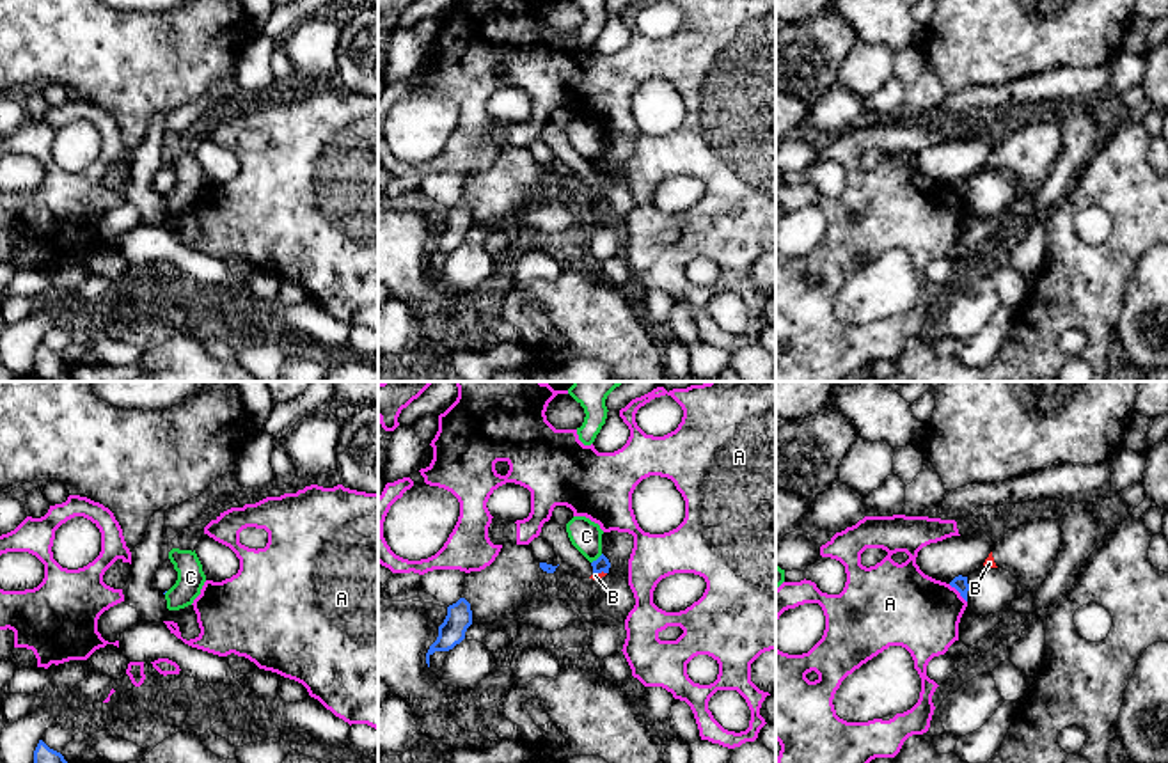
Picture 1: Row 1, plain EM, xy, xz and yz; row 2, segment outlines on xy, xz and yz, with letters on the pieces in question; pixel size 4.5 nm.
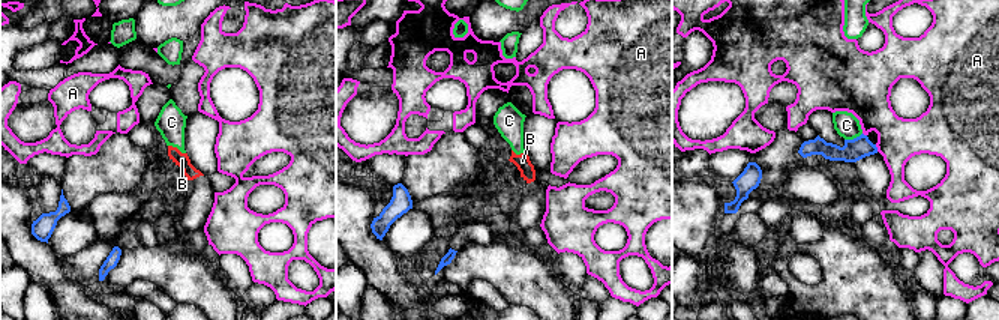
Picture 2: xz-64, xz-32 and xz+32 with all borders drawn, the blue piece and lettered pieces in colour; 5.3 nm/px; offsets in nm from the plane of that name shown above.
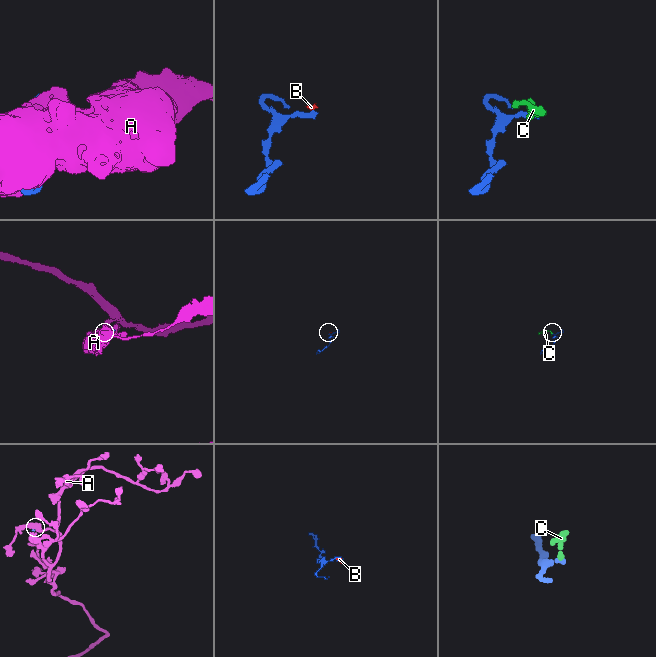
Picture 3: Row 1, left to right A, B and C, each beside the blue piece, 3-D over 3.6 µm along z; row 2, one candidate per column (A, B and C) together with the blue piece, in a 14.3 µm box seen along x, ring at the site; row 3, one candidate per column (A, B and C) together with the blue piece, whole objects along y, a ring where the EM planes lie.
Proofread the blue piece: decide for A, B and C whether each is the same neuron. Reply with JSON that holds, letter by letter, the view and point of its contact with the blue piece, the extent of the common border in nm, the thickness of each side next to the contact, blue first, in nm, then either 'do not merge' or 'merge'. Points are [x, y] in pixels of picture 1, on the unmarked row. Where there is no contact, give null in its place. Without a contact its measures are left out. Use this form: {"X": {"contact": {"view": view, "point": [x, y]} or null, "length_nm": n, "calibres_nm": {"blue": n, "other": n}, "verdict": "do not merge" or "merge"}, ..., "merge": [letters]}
{"A": {"contact": {"view": "yz", "point": [959, 194]}, "length_nm": 120, "calibres_nm": {"blue": 70, "other": 340}, "verdict": "do not merge"}, "B": {"contact": {"view": "xz", "point": [599, 174]}, "length_nm": 60, "calibres_nm": {"blue": 70, "other": 30}, "verdict": "do not merge"}, "C": {"contact": {"view": "xz", "point": [599, 160]}, "length_nm": 70, "calibres_nm": {"blue": 70, "other": 140}, "verdict": "do not merge"}, "merge": []}

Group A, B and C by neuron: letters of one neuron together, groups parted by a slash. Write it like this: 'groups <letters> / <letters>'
groups A / B C

